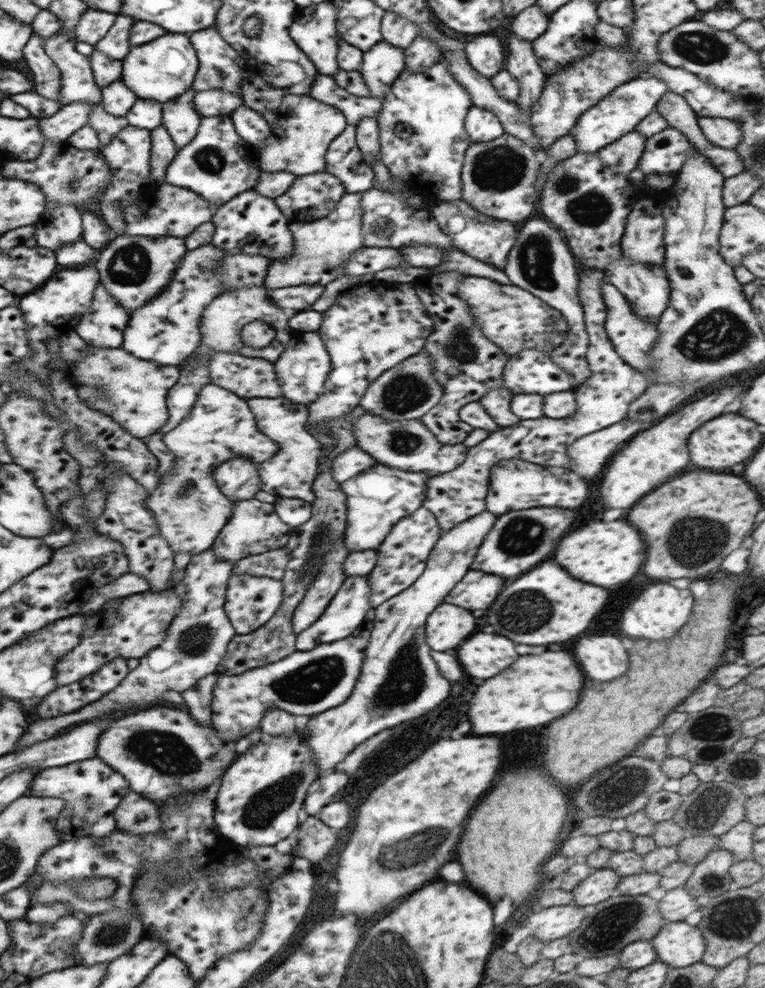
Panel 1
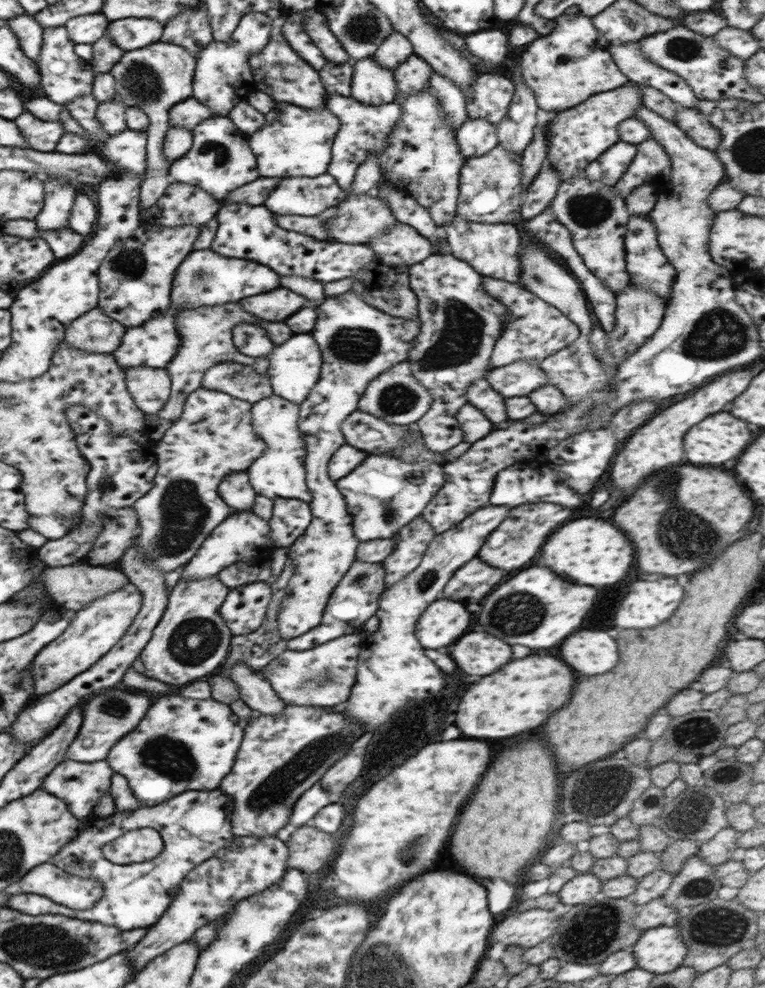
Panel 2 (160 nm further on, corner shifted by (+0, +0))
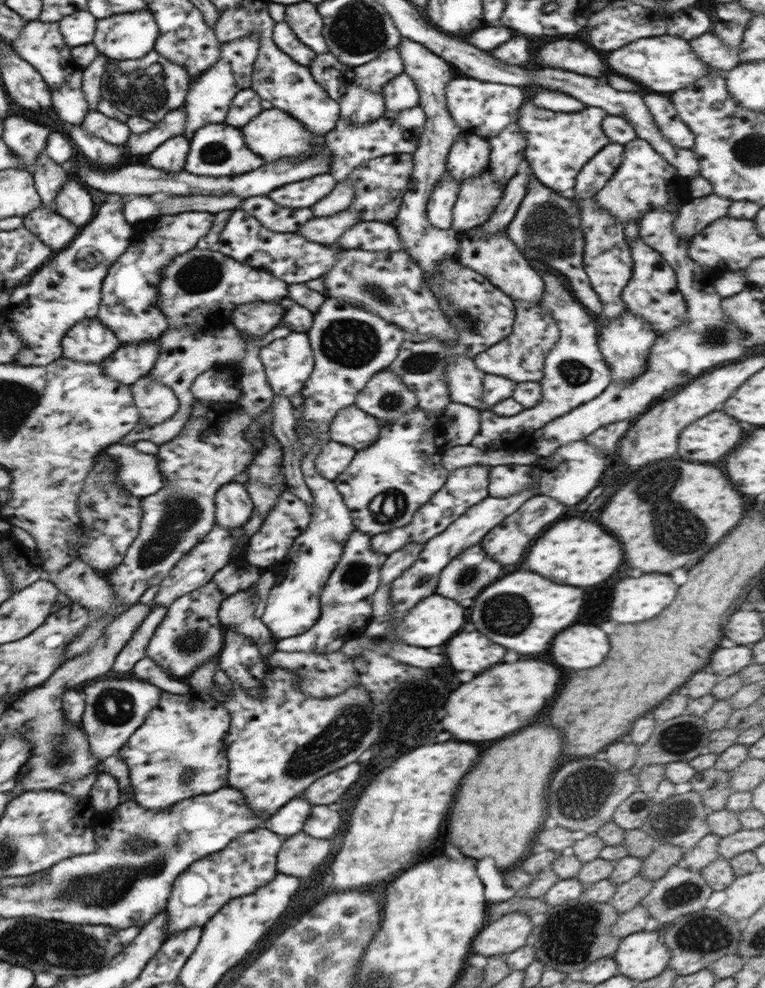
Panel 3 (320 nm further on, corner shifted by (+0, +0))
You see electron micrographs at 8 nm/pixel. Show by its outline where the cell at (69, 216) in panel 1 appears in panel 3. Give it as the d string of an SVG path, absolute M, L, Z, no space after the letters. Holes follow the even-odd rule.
M42 152L32 165L31 173L41 199L41 206L56 211L56 196L64 188L64 184L71 179L68 172Z

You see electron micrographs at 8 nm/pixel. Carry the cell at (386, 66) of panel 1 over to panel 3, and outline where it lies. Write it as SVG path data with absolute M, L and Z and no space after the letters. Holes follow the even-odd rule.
M353 81L338 103L339 118L355 124L372 122L386 113L381 92L362 88Z

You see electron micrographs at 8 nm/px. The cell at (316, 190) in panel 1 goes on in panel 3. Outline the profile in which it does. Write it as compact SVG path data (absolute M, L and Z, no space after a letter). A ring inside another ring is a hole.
M330 173L318 174L305 181L299 181L278 188L267 196L280 208L308 208L322 201L336 187L336 180Z

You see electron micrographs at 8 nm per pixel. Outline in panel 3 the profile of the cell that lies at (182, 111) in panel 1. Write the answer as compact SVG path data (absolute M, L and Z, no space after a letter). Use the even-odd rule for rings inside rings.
M182 136L165 140L148 155L147 164L168 172L184 171L189 150L189 140Z

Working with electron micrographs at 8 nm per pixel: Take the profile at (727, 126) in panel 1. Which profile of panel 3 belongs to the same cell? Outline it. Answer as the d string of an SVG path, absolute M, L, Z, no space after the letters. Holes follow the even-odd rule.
M648 92L643 96L643 101L651 114L653 123L674 148L691 149L693 147L695 136L688 125L678 116L675 106L667 94Z

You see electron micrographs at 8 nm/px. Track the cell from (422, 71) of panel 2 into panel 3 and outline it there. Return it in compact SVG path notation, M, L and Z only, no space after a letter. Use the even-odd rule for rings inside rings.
M405 72L395 76L382 89L385 110L398 112L419 104L419 92L414 81Z

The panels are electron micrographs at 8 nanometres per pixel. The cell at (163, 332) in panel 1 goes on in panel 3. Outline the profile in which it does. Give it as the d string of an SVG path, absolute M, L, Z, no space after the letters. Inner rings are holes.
M159 338L156 340L141 340L140 344L136 342L124 342L107 359L104 359L103 373L107 374L112 380L117 380L120 384L131 386L141 376L148 375L150 369L155 366L157 356L159 355Z

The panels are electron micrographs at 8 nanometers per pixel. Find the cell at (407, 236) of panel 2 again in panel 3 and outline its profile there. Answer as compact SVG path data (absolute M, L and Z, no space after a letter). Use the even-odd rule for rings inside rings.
M360 221L347 228L335 243L344 249L358 249L366 252L404 251L396 227L392 222Z

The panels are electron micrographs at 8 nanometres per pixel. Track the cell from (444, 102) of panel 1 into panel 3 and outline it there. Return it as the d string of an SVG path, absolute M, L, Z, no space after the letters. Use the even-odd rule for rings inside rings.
M445 172L438 181L426 206L427 219L434 228L451 230L453 208L458 197L459 183Z

